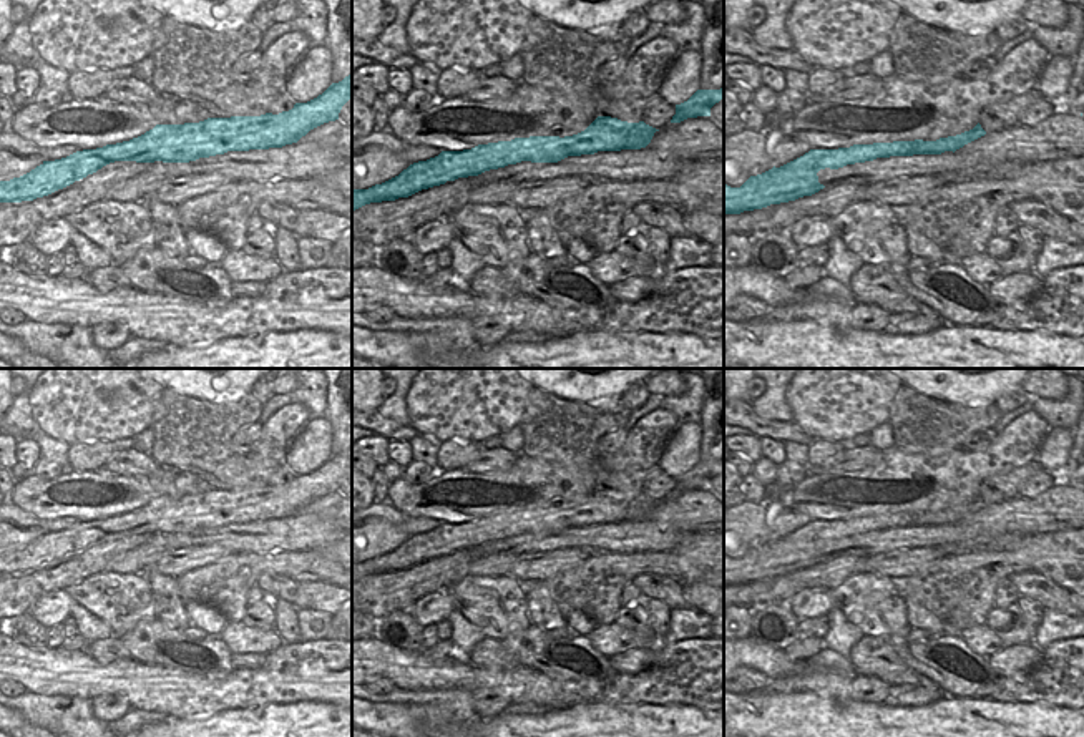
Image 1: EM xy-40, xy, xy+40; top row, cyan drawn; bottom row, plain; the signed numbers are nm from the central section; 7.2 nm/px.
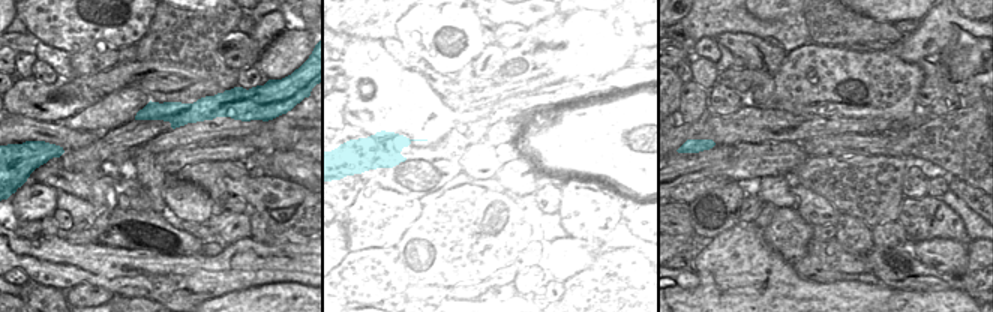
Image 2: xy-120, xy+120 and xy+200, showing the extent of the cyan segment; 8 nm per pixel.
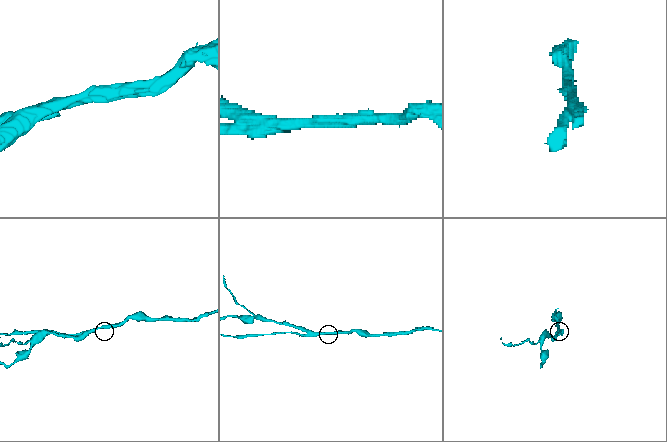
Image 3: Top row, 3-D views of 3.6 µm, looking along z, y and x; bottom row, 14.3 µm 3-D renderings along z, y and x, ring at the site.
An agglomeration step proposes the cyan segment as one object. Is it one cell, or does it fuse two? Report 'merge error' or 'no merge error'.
merge error

